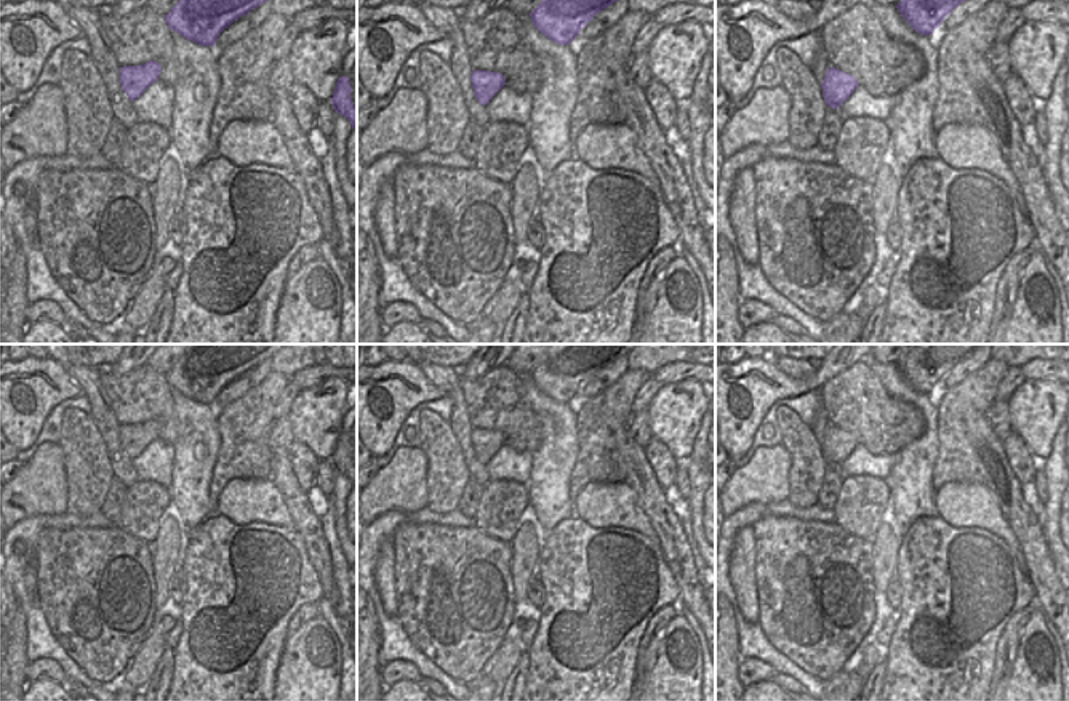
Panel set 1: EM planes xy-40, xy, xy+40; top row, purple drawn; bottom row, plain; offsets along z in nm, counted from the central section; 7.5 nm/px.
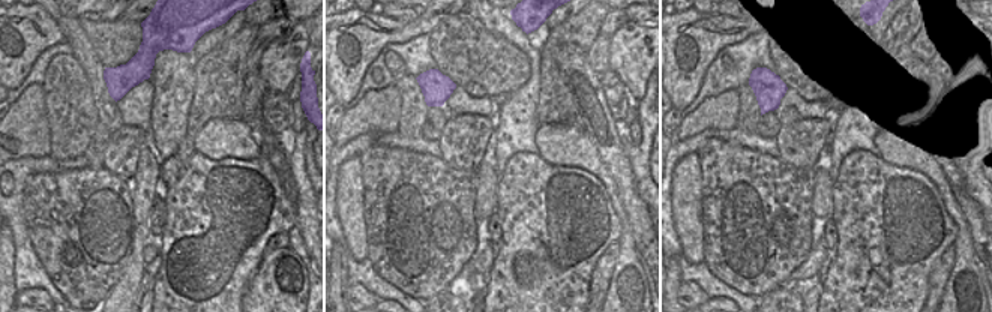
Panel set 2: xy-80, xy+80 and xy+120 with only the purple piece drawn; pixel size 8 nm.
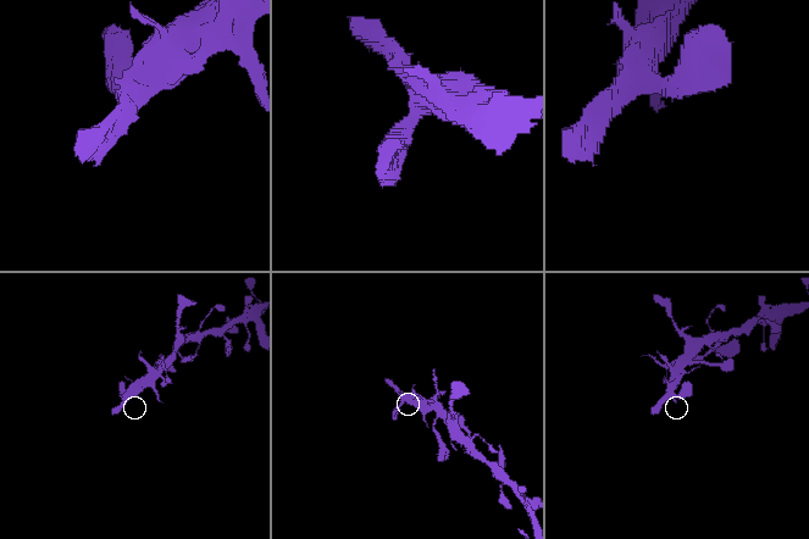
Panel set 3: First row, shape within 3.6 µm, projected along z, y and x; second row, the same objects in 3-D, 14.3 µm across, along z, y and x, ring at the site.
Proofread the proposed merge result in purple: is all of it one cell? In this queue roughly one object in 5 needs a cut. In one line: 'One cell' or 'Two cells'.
One cell.

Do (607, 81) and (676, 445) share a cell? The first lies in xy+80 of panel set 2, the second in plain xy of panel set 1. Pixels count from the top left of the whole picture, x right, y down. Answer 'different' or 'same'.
different

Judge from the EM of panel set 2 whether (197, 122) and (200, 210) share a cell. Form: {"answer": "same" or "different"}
{"answer": "different"}

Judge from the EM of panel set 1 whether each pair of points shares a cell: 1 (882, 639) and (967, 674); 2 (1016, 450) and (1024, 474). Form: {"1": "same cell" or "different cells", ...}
{"1": "different cells", "2": "same cell"}

